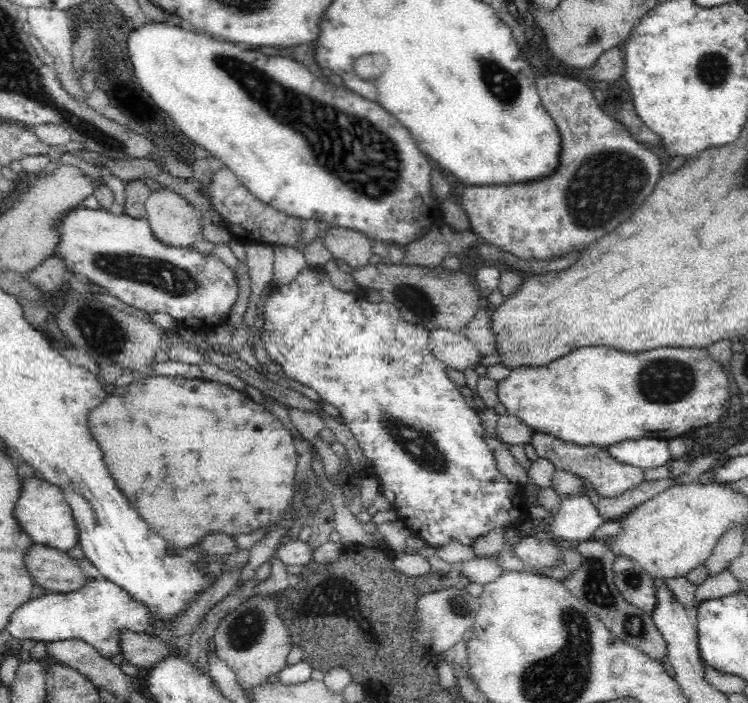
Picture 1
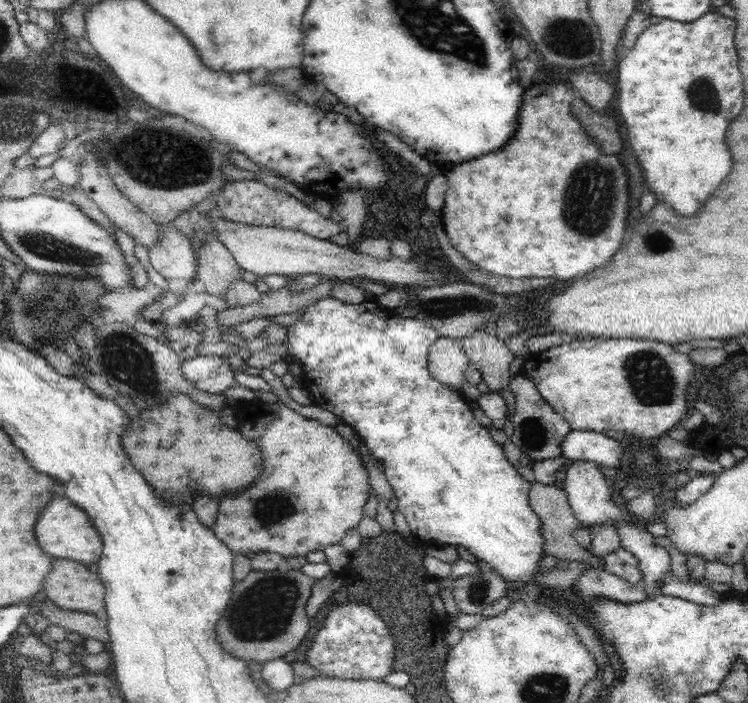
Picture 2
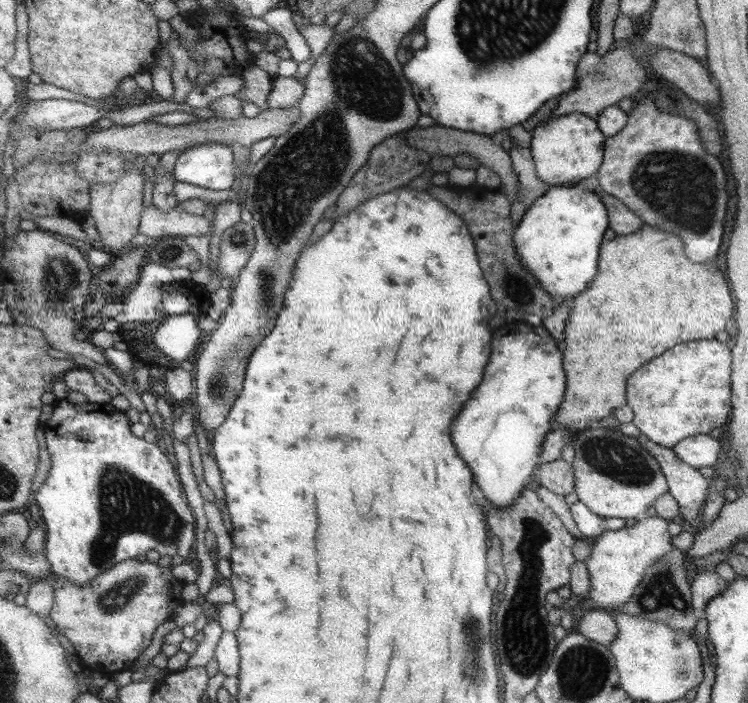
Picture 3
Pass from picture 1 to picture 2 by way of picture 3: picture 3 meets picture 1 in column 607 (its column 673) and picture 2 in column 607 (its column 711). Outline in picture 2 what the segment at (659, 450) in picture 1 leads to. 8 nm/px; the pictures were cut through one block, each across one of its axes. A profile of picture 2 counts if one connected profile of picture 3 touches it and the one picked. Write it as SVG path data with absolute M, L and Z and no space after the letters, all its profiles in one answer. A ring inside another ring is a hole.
M570 430L566 435L561 446L563 457L571 461L586 460L607 468L618 468L624 464L624 446L604 433Z

